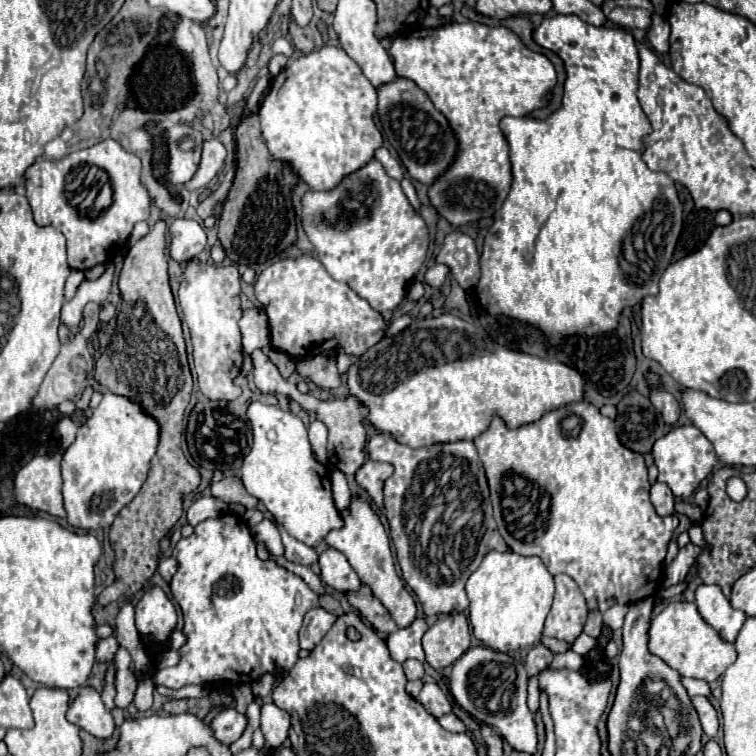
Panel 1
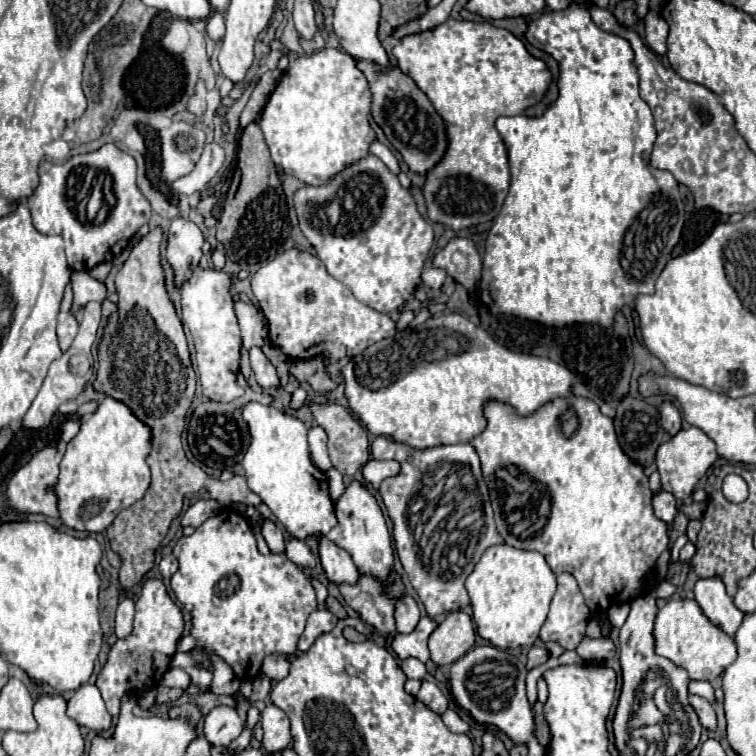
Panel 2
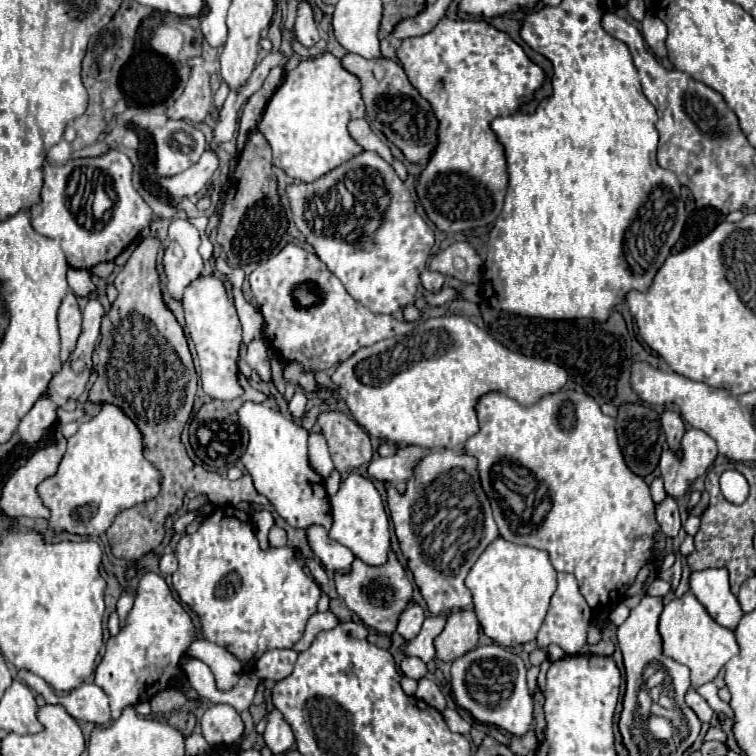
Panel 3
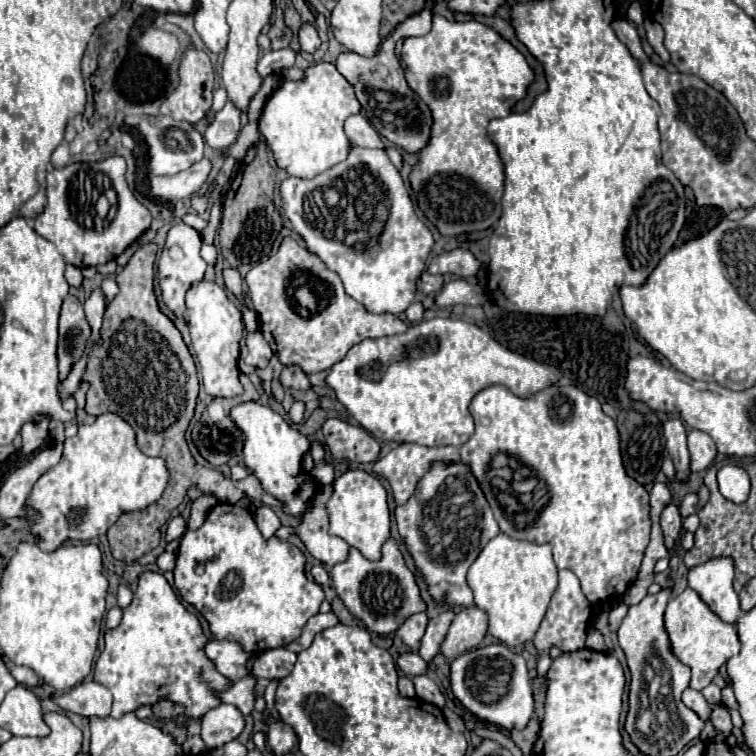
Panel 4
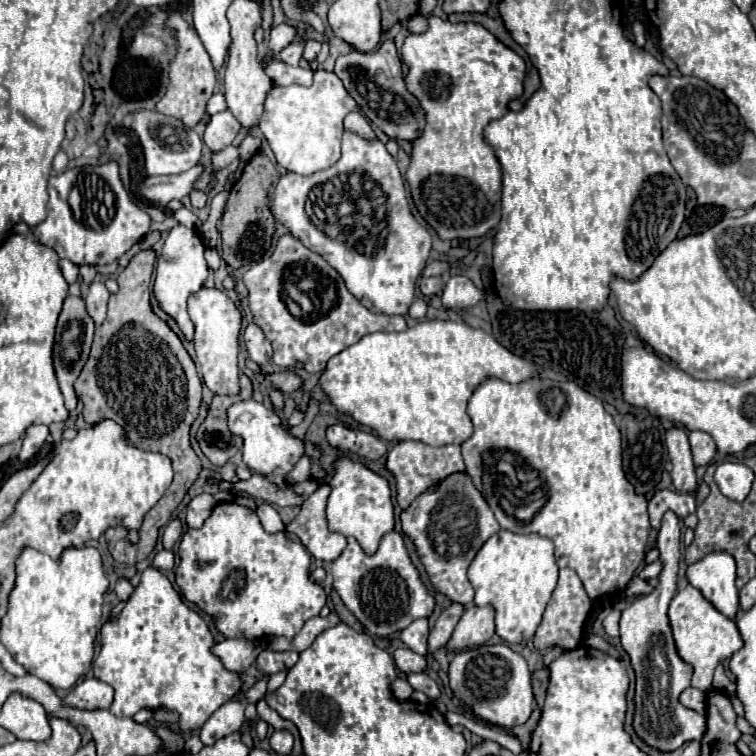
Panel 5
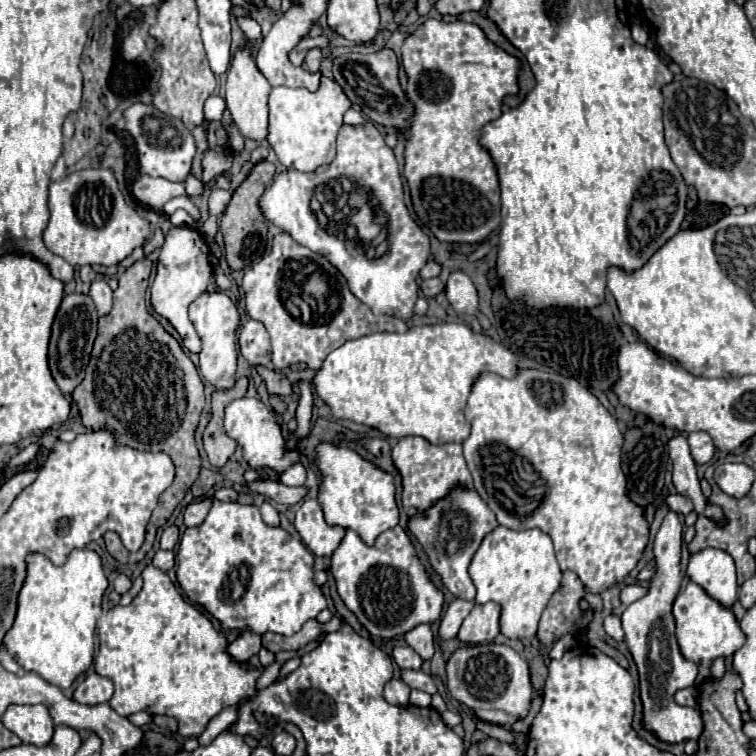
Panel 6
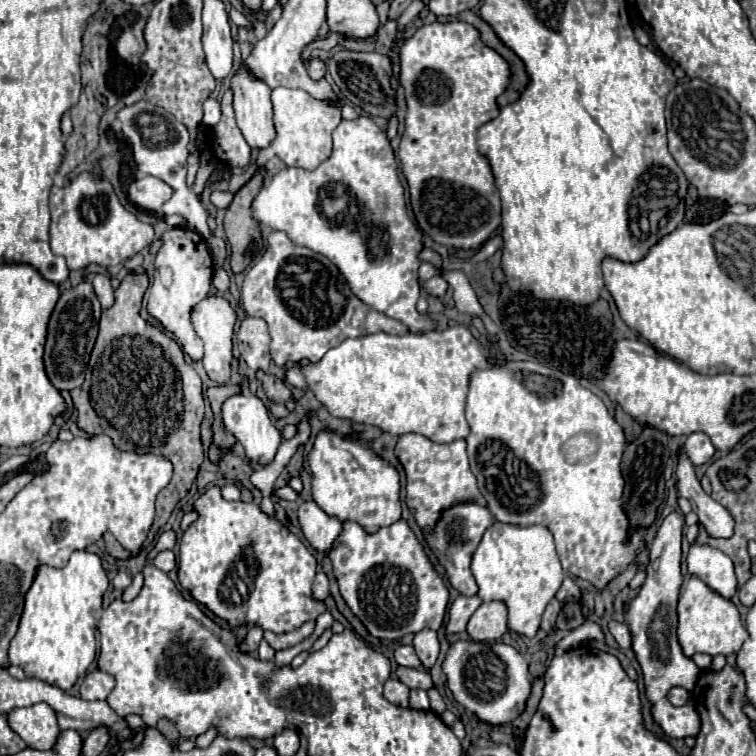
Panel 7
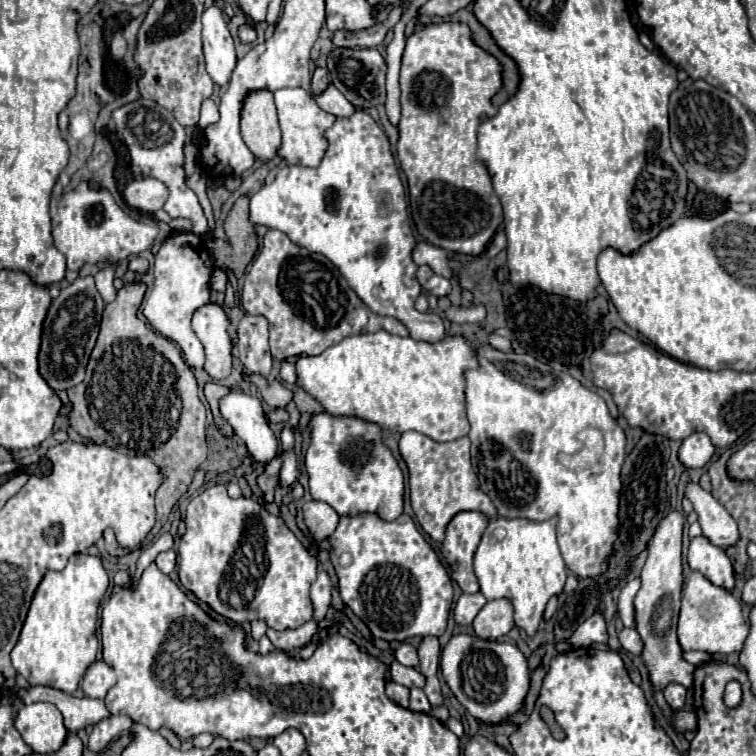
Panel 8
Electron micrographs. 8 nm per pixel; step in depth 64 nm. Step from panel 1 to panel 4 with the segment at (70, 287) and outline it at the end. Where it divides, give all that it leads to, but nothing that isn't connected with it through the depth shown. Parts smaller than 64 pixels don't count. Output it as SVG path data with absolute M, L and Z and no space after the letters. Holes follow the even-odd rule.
M66 296L60 310L60 340L58 340L58 368L60 380L66 378L70 366L82 356L84 344L90 336L82 304L74 296Z

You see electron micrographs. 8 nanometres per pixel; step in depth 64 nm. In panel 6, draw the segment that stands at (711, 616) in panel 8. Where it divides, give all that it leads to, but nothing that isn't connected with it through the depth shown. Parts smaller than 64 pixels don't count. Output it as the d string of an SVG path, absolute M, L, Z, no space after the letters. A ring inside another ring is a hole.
M688 582L684 590L678 592L674 606L672 606L674 622L676 622L676 638L680 652L686 660L694 662L698 666L698 678L694 686L700 686L704 680L710 678L710 664L716 658L726 658L732 656L738 648L744 644L744 634L734 618L734 614L726 608L722 608L716 600L712 600L698 584Z

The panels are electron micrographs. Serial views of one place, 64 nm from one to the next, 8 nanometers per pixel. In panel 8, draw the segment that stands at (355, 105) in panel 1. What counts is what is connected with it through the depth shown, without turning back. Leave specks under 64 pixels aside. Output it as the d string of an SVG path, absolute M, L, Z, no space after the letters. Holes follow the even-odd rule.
M282 88L274 92L274 102L278 108L278 122L282 130L282 144L278 156L282 156L290 166L308 166L316 168L328 150L328 140L324 140L324 132L336 122L336 116L324 112L316 100L302 88Z

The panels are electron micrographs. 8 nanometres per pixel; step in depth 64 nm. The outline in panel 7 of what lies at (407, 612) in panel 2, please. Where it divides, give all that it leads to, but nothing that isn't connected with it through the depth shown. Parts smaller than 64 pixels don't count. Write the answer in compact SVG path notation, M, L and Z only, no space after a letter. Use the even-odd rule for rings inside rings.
M424 628L420 632L414 634L414 640L412 640L412 646L418 654L418 658L422 660L422 664L426 668L432 668L432 664L436 662L438 658L438 652L440 652L440 644L438 644L438 636L436 632Z

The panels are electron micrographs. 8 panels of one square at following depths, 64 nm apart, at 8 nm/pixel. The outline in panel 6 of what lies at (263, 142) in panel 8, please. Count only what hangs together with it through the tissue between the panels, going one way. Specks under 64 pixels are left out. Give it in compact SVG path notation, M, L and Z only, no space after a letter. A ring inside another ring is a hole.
M244 38L240 42L226 74L228 74L228 78L226 78L226 104L228 104L228 110L234 118L240 134L250 140L264 140L266 138L266 124L268 124L268 94L270 94L272 86L268 84L266 76L256 68L250 40Z

